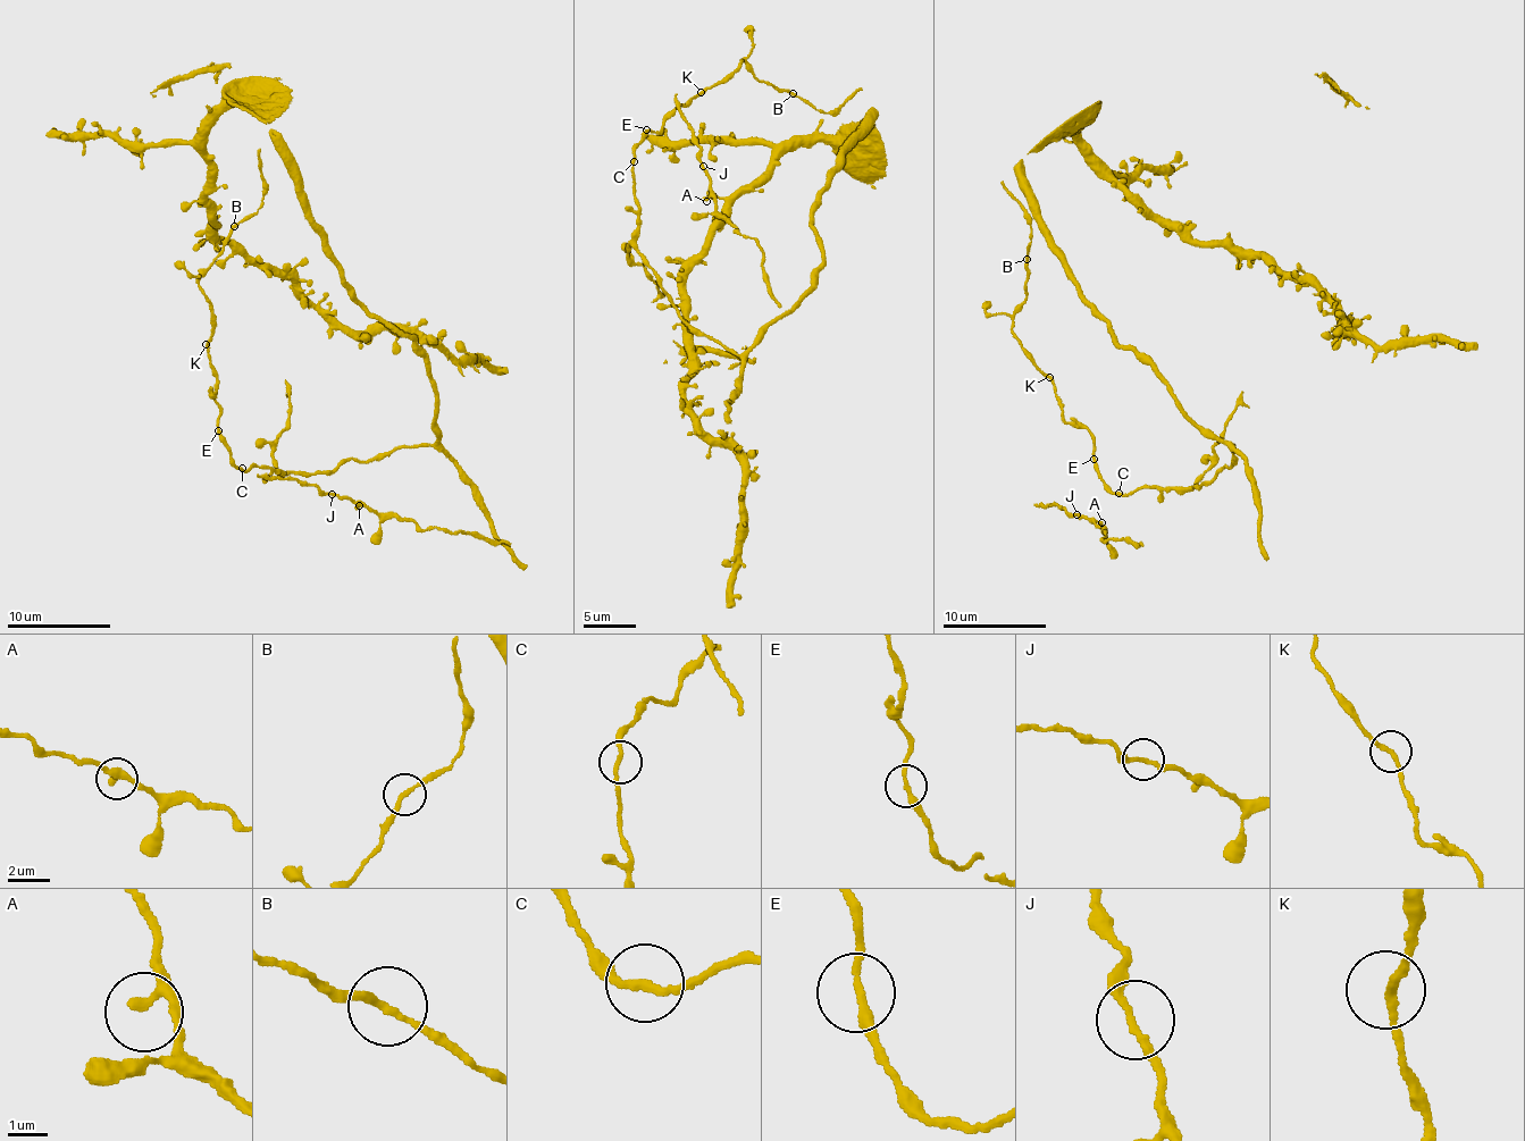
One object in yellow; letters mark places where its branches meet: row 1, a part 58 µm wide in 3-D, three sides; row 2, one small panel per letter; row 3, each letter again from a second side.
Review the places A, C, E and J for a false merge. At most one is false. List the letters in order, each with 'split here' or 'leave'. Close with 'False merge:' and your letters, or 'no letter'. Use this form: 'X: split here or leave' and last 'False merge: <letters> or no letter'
A: leave
C: leave
E: leave
J: leave
False merge: no letter

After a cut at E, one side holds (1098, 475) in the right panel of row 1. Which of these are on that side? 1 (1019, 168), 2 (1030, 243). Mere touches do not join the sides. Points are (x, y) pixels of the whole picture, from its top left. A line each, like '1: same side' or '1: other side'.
1: same side
2: other side

